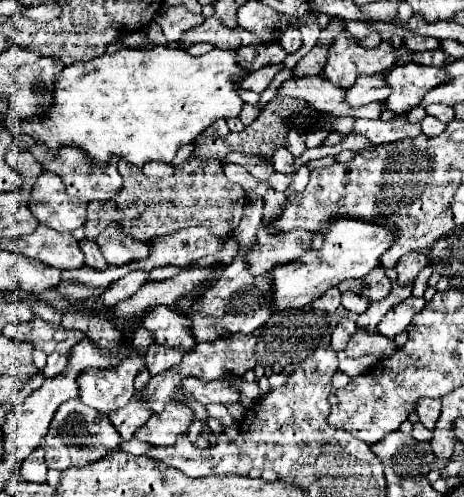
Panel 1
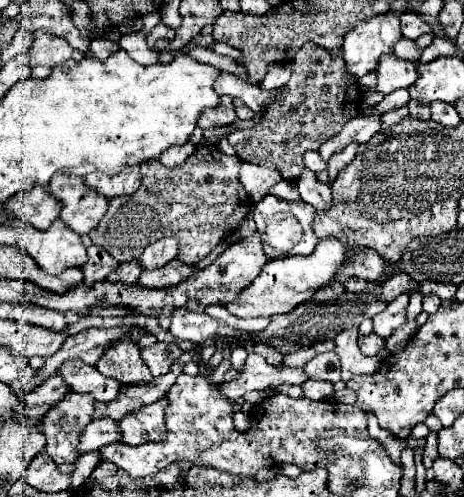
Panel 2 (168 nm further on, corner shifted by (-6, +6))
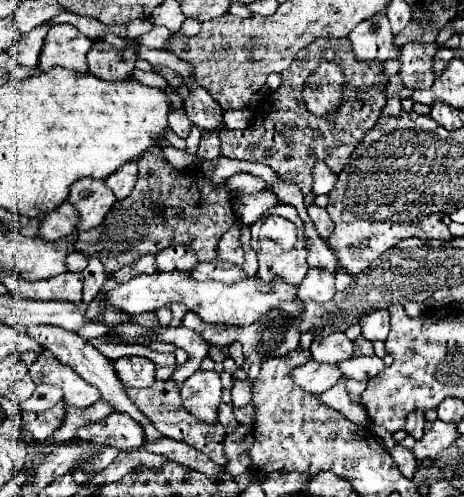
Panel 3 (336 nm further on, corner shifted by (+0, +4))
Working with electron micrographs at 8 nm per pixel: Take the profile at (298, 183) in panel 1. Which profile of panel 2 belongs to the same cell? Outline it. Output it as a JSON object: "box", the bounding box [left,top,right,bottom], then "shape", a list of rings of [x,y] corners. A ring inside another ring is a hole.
{"box":[267,181,299,199],"shape":[[[279,181],[277,185],[273,185],[267,195],[277,195],[281,199],[299,199],[299,193],[295,189],[295,183],[291,181]]]}

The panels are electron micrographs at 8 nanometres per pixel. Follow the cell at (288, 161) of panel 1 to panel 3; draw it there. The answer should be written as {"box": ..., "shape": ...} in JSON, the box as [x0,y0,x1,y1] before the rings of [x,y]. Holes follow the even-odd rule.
{"box":[307,203,333,239],"shape":[[[315,203],[309,205],[307,211],[309,211],[309,217],[311,217],[311,221],[313,221],[317,233],[319,233],[323,239],[327,239],[327,237],[333,233],[333,221],[329,219],[327,211],[325,211],[323,207],[315,205]]]}

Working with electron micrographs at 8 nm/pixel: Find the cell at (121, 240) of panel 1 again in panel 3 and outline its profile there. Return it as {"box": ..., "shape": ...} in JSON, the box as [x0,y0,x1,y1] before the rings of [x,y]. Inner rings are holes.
{"box":[155,245,199,271],"shape":[[[171,245],[155,255],[157,271],[191,271],[199,261],[187,245]]]}

